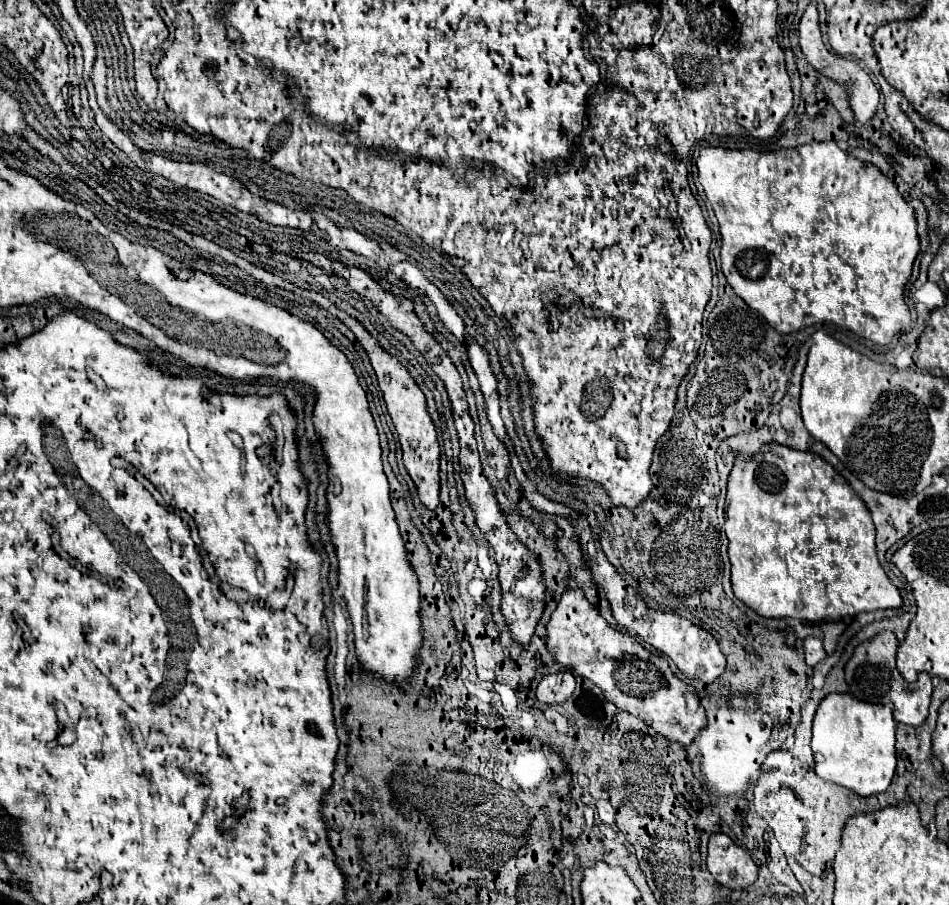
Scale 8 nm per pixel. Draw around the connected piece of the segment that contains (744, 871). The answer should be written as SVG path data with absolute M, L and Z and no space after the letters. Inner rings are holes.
M715 833L709 839L709 873L729 889L745 889L757 881L759 867L749 851L735 845L725 833Z

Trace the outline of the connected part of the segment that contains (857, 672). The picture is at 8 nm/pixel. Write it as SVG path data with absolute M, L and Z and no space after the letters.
M883 631L875 635L873 639L861 643L851 661L845 665L845 677L849 683L849 693L861 701L867 703L887 703L891 701L895 705L895 721L901 721L905 725L921 725L927 717L933 681L927 673L921 673L915 683L907 683L895 665L895 651L897 651L897 637L893 631Z

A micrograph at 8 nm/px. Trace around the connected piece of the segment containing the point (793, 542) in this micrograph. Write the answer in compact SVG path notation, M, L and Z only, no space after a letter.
M767 443L755 455L741 455L735 459L735 467L727 481L727 511L725 511L725 533L729 539L729 559L731 559L731 583L733 593L741 599L747 607L753 607L761 617L793 617L803 623L827 623L827 621L843 621L853 619L865 611L877 609L899 609L903 599L899 589L891 583L887 573L883 571L881 563L877 561L875 551L875 527L869 519L869 509L861 503L861 497L849 487L849 483L825 461L821 461L815 453L803 453L789 449L779 443Z

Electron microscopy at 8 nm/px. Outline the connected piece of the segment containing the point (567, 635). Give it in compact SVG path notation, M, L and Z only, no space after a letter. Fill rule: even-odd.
M567 589L561 595L561 601L547 621L545 645L557 663L593 681L607 701L631 715L637 715L651 729L671 741L689 745L707 723L697 689L681 681L671 671L667 659L649 653L635 637L609 627L597 607L587 603L581 589Z

